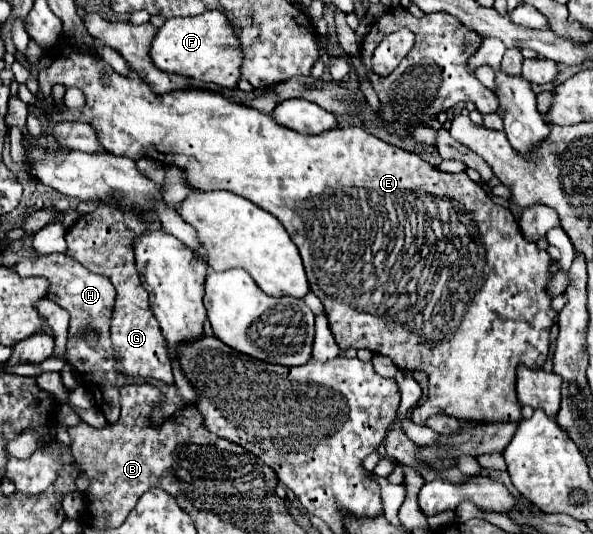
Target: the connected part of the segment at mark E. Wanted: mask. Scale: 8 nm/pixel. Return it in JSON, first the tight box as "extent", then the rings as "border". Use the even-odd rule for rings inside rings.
{"extent":[39,37,557,425],"border":[[[59,37],[59,41],[49,49],[51,53],[51,65],[39,69],[39,83],[43,99],[51,95],[53,85],[65,85],[65,87],[79,87],[85,95],[85,105],[79,109],[59,109],[59,107],[47,107],[43,113],[51,121],[83,121],[89,125],[95,125],[95,133],[99,133],[99,143],[103,143],[103,149],[113,155],[127,155],[133,161],[139,161],[141,157],[155,159],[163,163],[165,167],[173,165],[183,171],[183,179],[189,187],[199,191],[215,191],[225,189],[235,195],[241,195],[255,203],[257,207],[265,209],[273,217],[277,217],[287,233],[291,235],[293,243],[297,245],[311,291],[321,299],[325,311],[329,313],[329,325],[335,335],[335,341],[339,349],[369,349],[371,353],[389,357],[397,369],[401,371],[425,371],[429,377],[429,399],[427,403],[419,405],[411,413],[411,421],[423,425],[431,415],[451,415],[459,417],[463,421],[471,423],[495,423],[495,421],[521,421],[521,405],[515,395],[515,371],[519,365],[525,365],[529,369],[541,369],[545,365],[547,353],[549,353],[549,333],[557,319],[557,311],[551,307],[551,297],[547,295],[547,285],[551,279],[551,257],[547,251],[539,249],[535,243],[529,243],[523,239],[521,229],[513,217],[513,213],[497,203],[491,201],[487,191],[473,183],[467,173],[441,173],[439,169],[431,167],[427,161],[423,161],[419,155],[403,151],[399,147],[393,147],[371,133],[363,131],[361,127],[347,127],[347,129],[331,129],[321,135],[301,135],[293,129],[285,129],[271,121],[269,115],[235,103],[221,93],[191,87],[191,89],[175,89],[175,93],[165,93],[163,97],[157,97],[151,87],[129,67],[129,75],[117,73],[109,63],[97,59],[91,53],[83,53],[81,49],[75,49],[71,53],[63,53],[65,37]]]}

